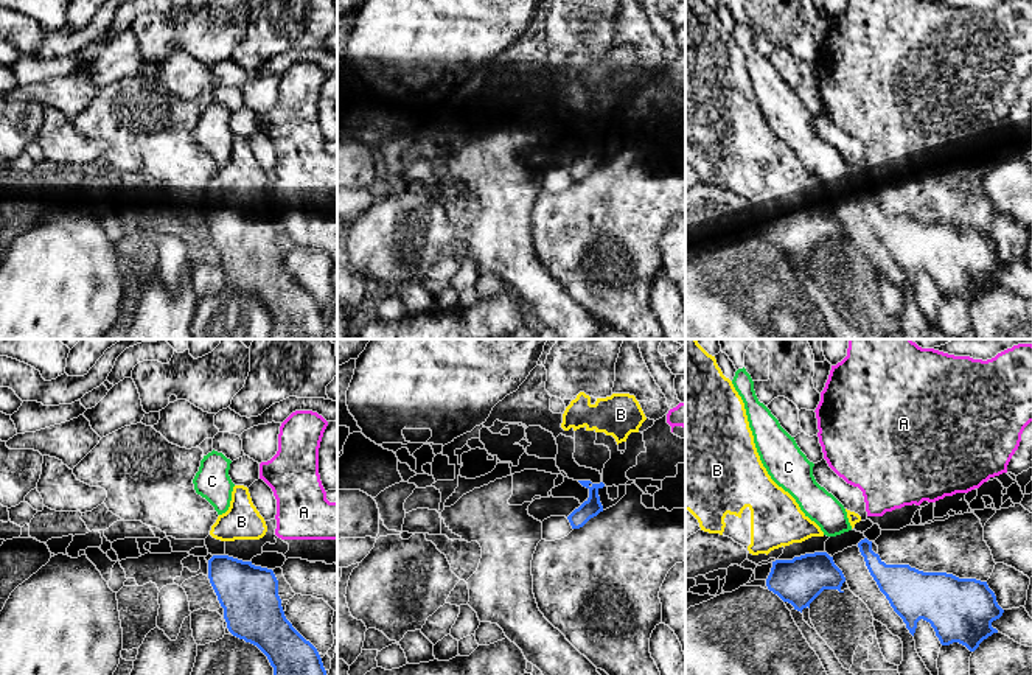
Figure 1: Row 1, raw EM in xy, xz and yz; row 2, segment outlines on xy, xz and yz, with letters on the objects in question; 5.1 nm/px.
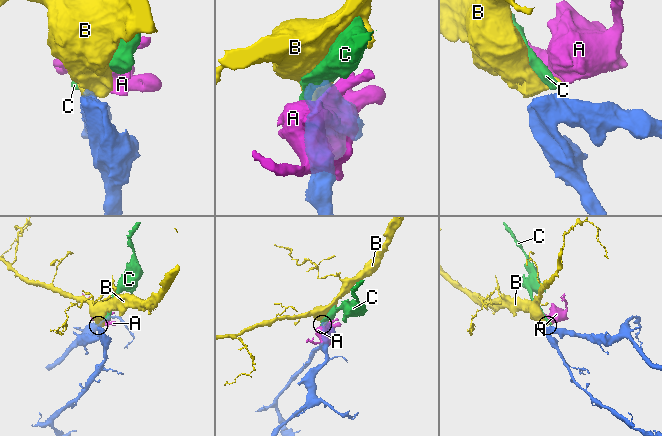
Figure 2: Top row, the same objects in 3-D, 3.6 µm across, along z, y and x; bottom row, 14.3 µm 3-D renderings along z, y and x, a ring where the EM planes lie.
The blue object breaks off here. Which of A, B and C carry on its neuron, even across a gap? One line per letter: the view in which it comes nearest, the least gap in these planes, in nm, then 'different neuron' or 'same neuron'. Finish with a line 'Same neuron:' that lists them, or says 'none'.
A: yz | 120 nm | different neuron
B: yz | 50 nm | same neuron
C: yz | 80 nm | different neuron
Same neuron: B

